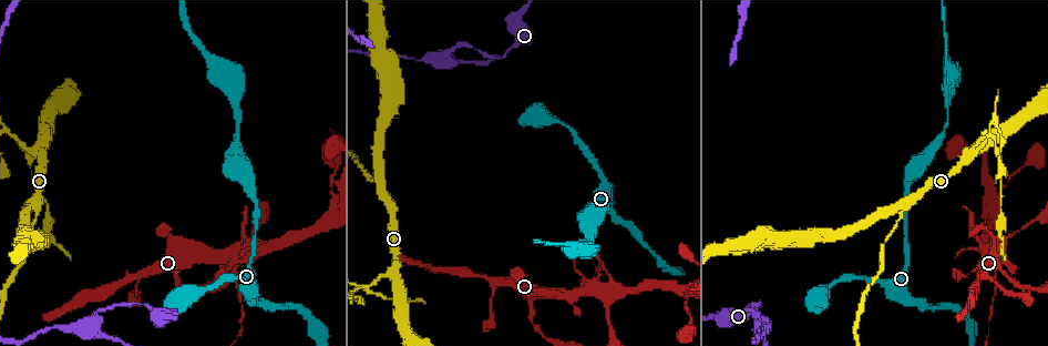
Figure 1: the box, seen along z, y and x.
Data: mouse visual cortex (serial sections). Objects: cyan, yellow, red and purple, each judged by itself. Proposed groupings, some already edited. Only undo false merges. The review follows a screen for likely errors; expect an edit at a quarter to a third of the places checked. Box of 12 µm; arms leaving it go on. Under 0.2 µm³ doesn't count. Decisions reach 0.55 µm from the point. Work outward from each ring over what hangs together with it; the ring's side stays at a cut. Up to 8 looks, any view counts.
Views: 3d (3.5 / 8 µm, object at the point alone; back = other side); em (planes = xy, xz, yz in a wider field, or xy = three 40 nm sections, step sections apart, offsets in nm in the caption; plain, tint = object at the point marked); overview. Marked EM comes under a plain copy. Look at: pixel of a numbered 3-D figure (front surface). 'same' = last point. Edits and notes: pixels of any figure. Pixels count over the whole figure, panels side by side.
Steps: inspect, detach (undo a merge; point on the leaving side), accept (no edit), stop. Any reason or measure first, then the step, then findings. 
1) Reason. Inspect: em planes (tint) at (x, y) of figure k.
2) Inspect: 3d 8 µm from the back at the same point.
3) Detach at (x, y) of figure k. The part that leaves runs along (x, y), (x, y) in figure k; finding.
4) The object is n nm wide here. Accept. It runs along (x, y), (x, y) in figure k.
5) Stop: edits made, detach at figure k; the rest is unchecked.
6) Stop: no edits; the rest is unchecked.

A fork. Inspect: 3d 3.5 µm at (444, 56) of figure 1.

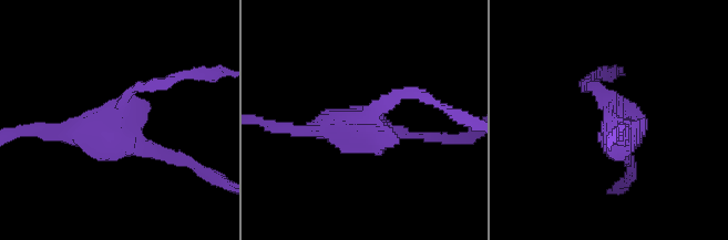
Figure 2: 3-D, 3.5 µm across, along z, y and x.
Now the EM. Inspect: em xy step 1 (tint) at (114, 124) of figure 2.

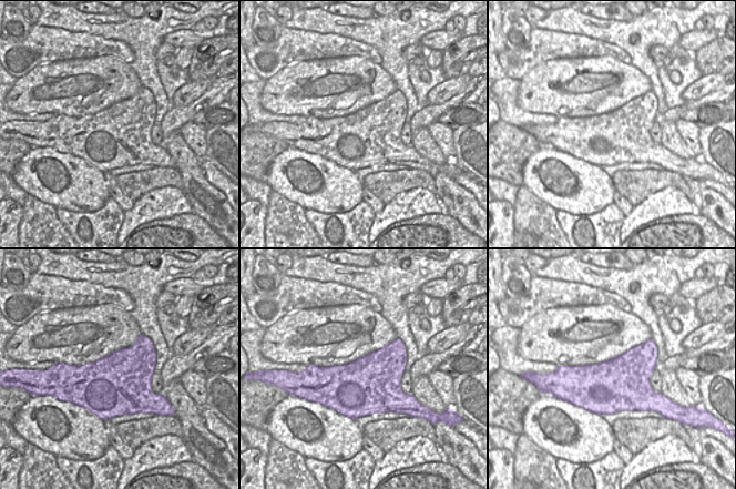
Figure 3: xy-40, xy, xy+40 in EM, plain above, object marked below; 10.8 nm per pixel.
The object is 650 nm wide here. Accept. It runs along (154, 84), (103, 135), (42, 128) in figure 2; all the same cell.

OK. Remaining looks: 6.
Two arms in line, one across. Inspect: 3d 3.5 µm at (34, 200) of figure 1.

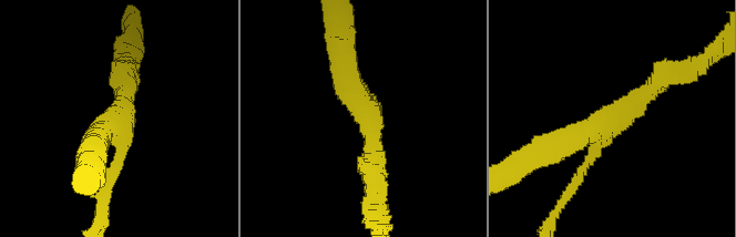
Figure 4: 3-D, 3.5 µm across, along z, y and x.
Now the EM. Inspect: em xy step 3 (tint) at (605, 122) of figure 4.

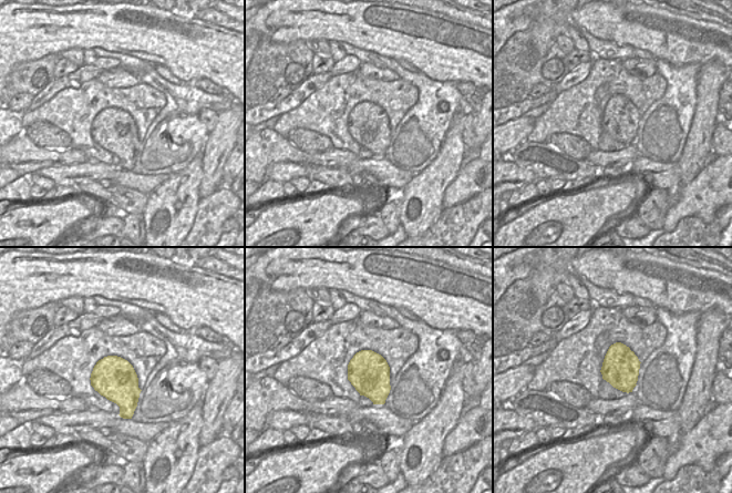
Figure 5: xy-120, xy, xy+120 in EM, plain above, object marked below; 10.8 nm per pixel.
The object is 460 nm wide here. Accept. It runs along (663, 79), (620, 116), (549, 150) in figure 4; continuous, no second cell.

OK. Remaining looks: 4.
Sudden change in width. Inspect: 3d 8 µm at (949, 90) of figure 1.

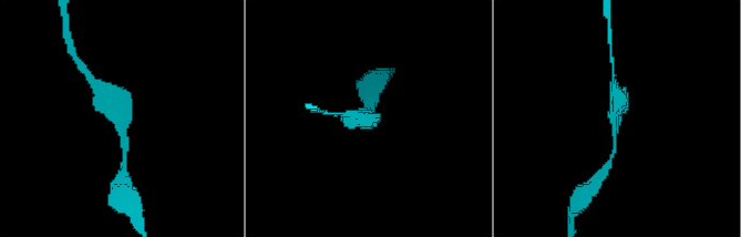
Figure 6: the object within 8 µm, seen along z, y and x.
Need the tissue. Inspect: em xy step 2 (tint) at (614, 119) of figure 6.

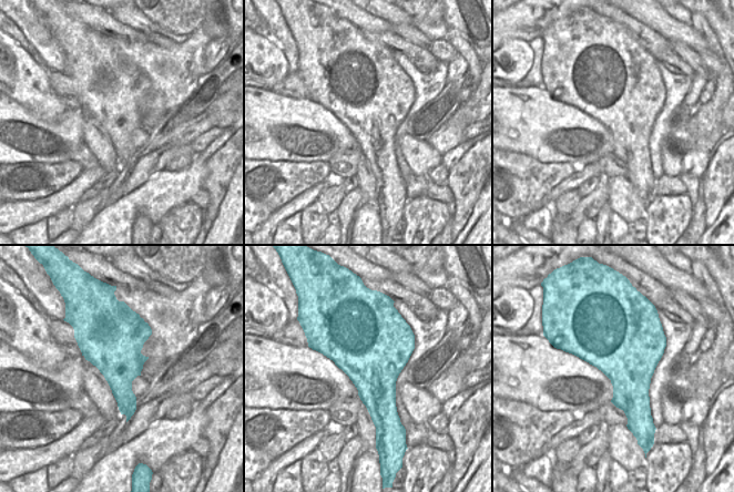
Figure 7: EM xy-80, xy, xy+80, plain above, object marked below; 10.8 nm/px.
The object is 800 nm wide here. Accept. It runs along (123, 151), (116, 111), (104, 92) in figure 6; all the same cell.

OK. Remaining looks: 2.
Stop: no edits; the rest is unchecked.

